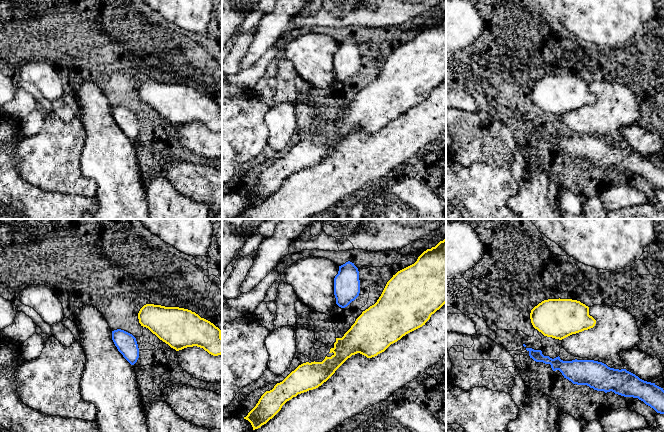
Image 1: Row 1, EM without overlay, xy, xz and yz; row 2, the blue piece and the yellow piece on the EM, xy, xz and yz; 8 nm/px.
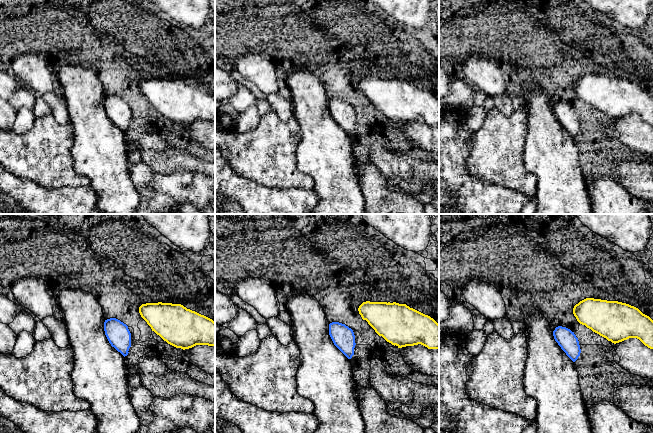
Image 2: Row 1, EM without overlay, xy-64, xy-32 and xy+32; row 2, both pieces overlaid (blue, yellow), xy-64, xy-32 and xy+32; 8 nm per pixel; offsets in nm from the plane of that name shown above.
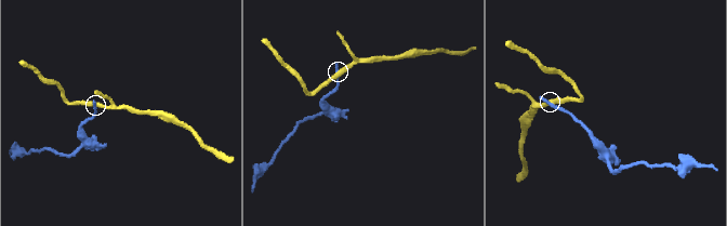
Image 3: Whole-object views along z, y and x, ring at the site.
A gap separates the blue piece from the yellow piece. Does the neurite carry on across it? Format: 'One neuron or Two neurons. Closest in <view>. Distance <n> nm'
Two neurons. Closest in xy. Distance 110 nm

